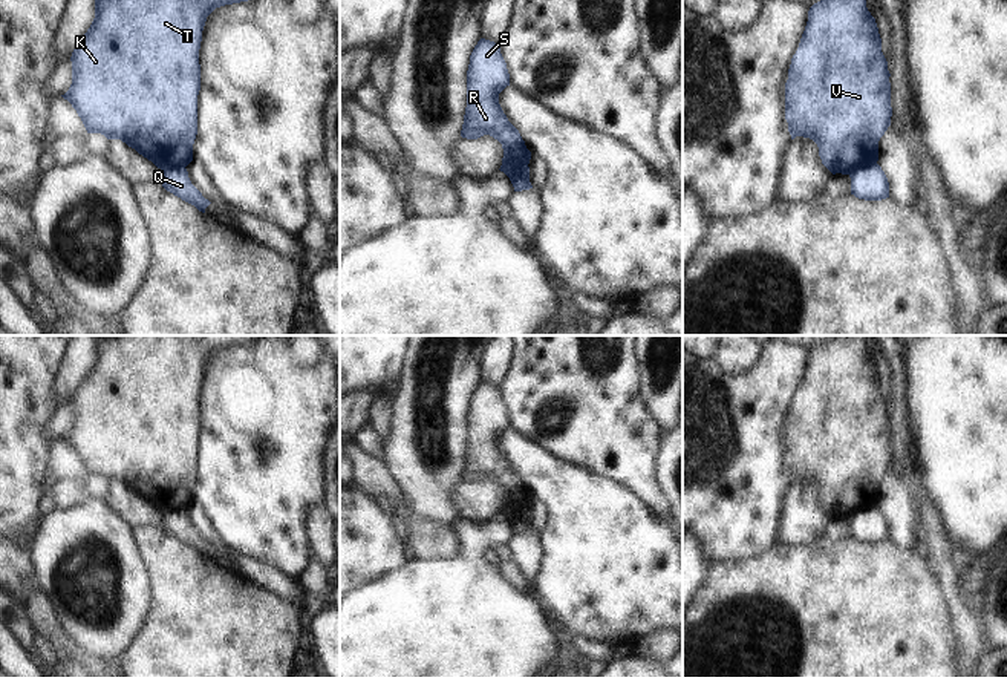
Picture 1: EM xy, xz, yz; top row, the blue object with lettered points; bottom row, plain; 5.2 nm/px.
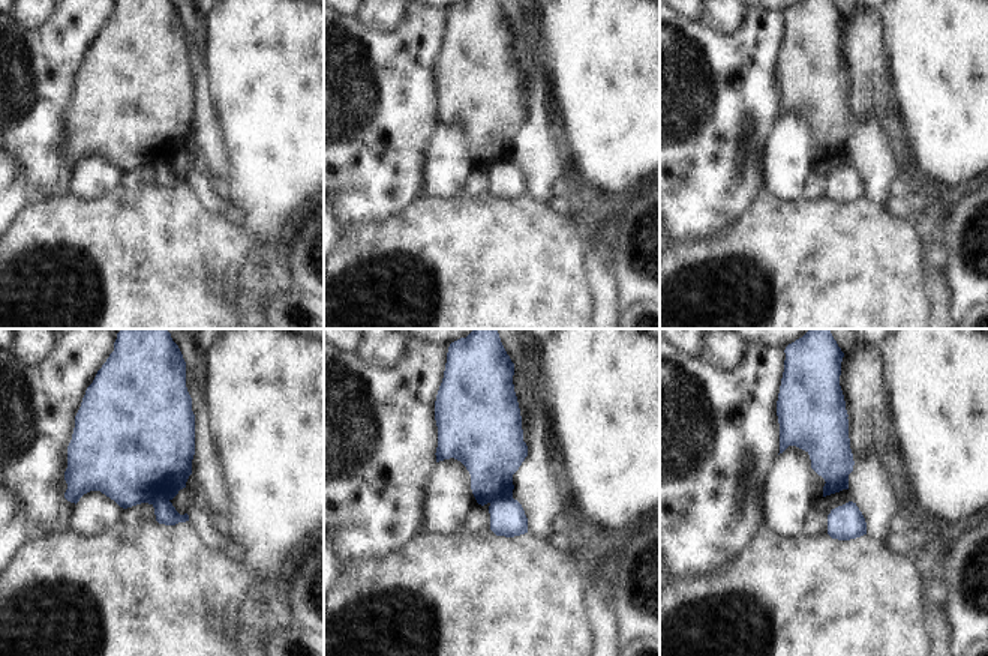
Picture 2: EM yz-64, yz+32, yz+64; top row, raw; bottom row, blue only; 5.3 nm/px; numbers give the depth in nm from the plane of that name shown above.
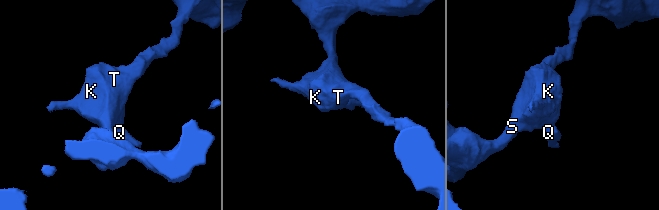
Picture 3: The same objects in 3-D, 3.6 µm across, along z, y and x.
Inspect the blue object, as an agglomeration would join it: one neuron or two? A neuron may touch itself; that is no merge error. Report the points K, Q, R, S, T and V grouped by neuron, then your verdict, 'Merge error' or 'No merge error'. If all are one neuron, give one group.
Groups: K R S T V / Q. Merge error.

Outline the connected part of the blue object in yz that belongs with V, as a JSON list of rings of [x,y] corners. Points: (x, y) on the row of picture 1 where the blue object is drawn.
[[[866,0],[814,3],[785,83],[785,119],[791,139],[813,139],[822,164],[833,175],[849,175],[855,167],[877,164],[878,141],[892,116],[889,77],[878,28]]]

